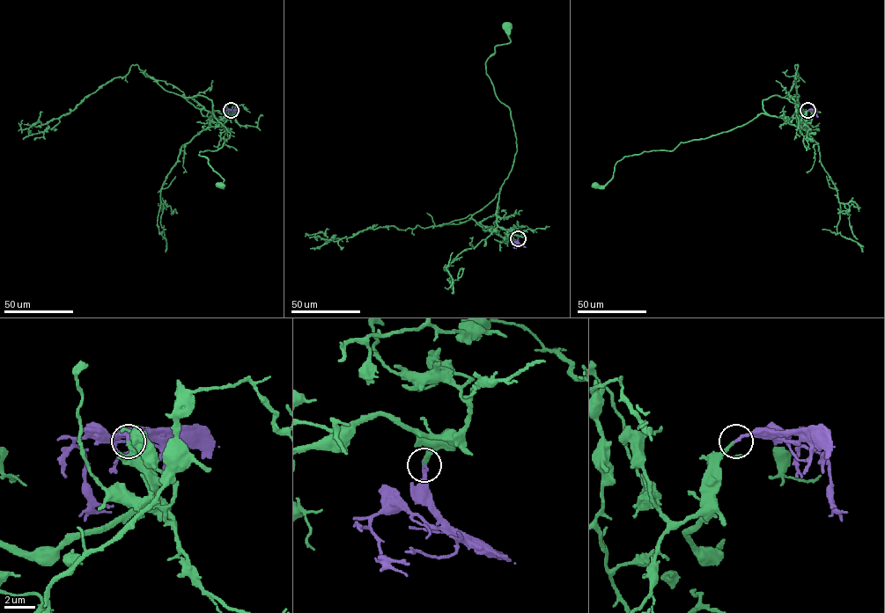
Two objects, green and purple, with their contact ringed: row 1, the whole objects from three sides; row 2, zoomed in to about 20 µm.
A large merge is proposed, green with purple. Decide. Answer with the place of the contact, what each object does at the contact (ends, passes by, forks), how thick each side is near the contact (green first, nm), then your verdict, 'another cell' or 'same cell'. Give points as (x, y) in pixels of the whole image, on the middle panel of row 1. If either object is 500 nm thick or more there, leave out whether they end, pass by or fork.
place (518, 238); green ends; purple ends; calibres 240 and 200 nm; same cell

